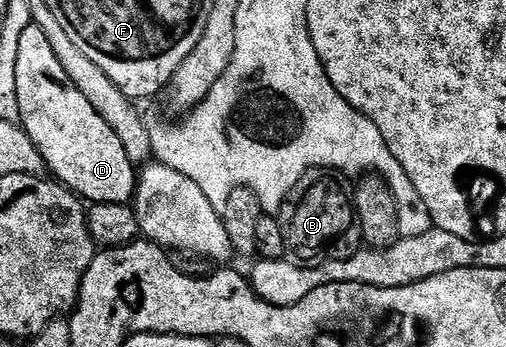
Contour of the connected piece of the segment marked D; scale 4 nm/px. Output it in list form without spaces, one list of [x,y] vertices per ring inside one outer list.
[[[37,24],[26,26],[18,42],[18,110],[24,133],[38,146],[44,167],[59,183],[93,204],[126,204],[136,195],[138,168],[126,158],[110,122],[90,106],[86,94],[70,82],[46,34]]]

